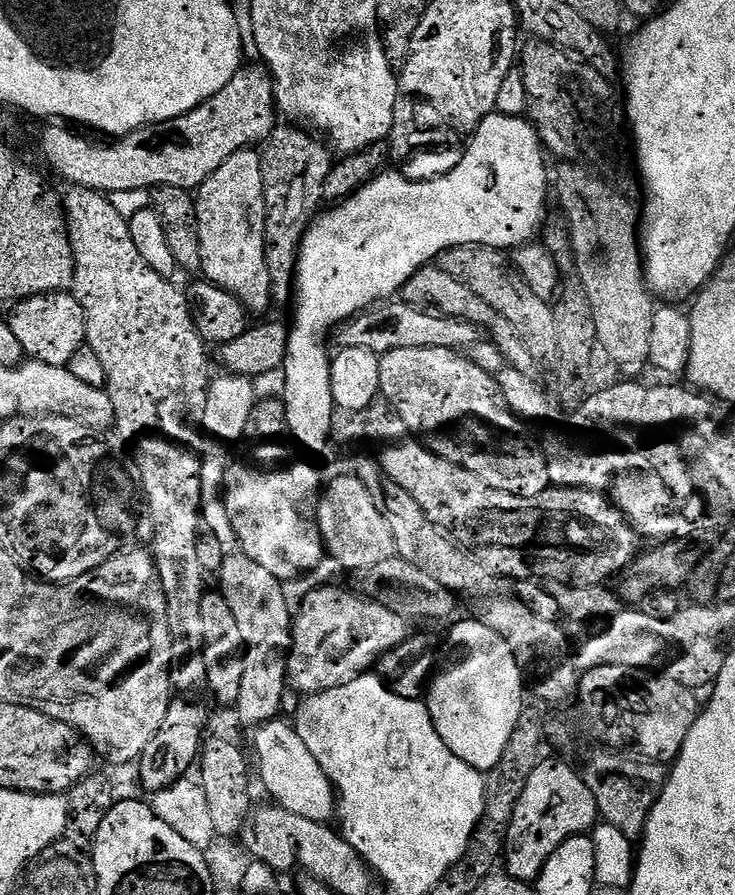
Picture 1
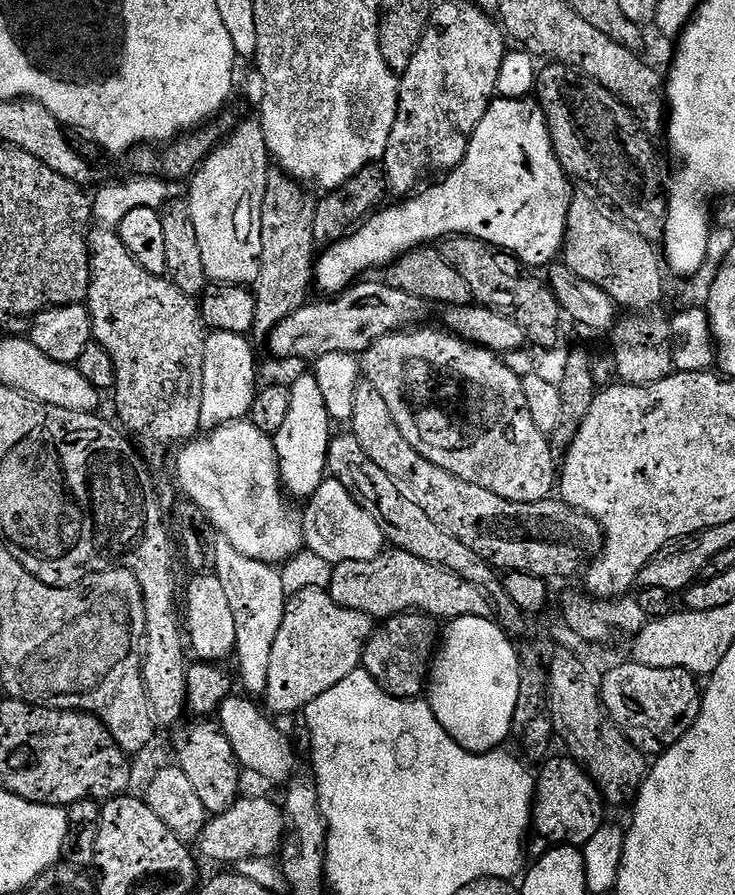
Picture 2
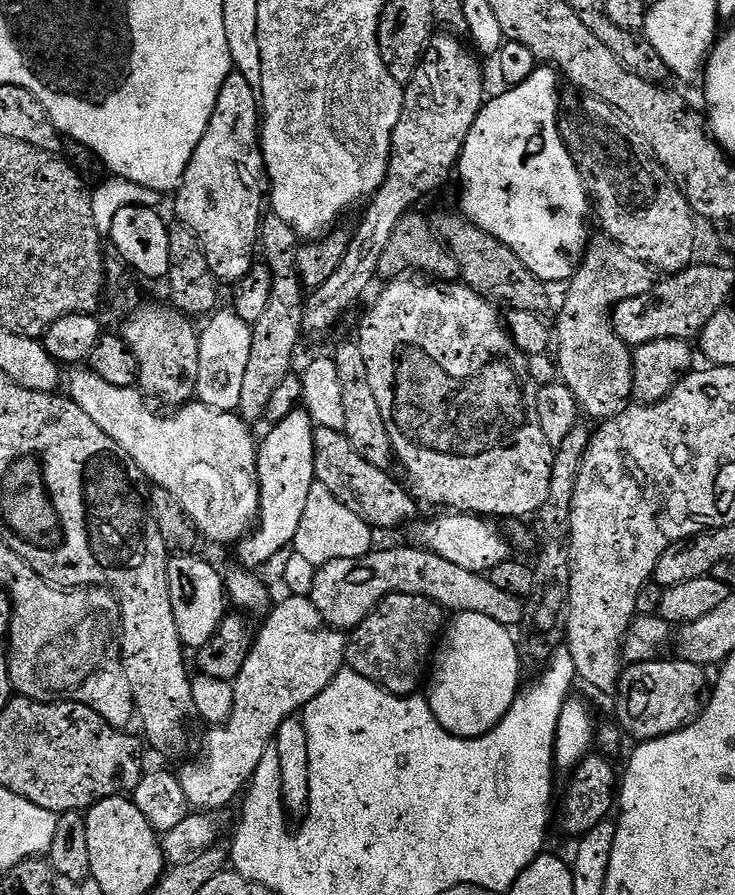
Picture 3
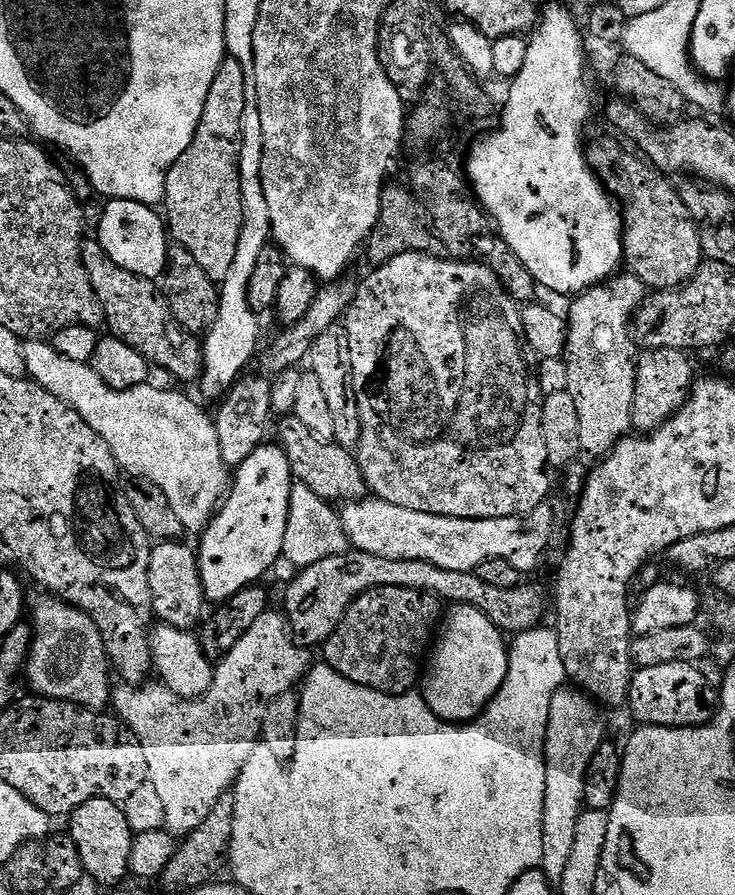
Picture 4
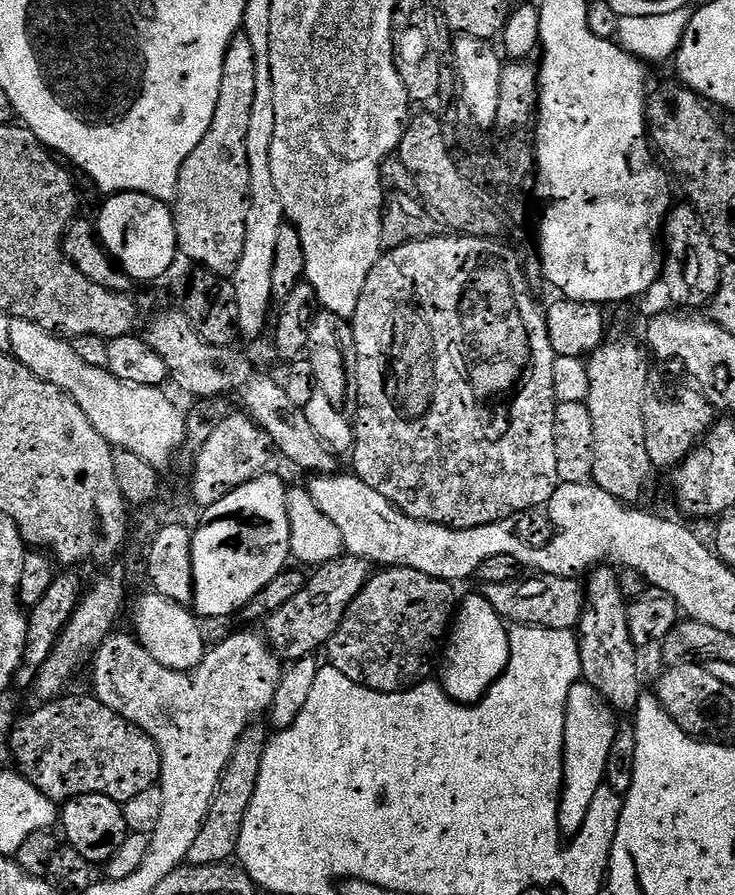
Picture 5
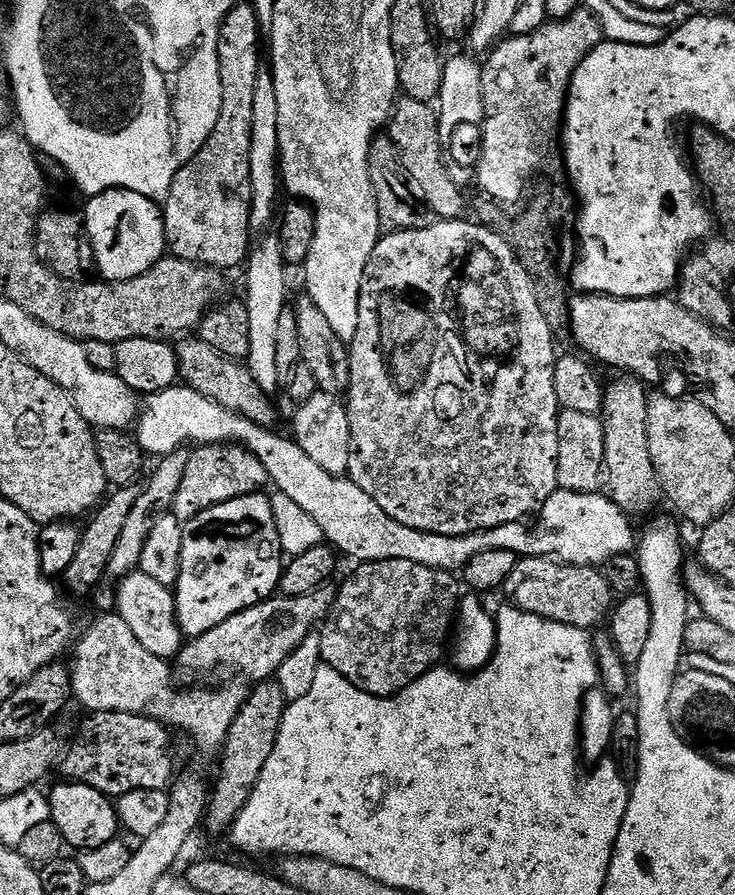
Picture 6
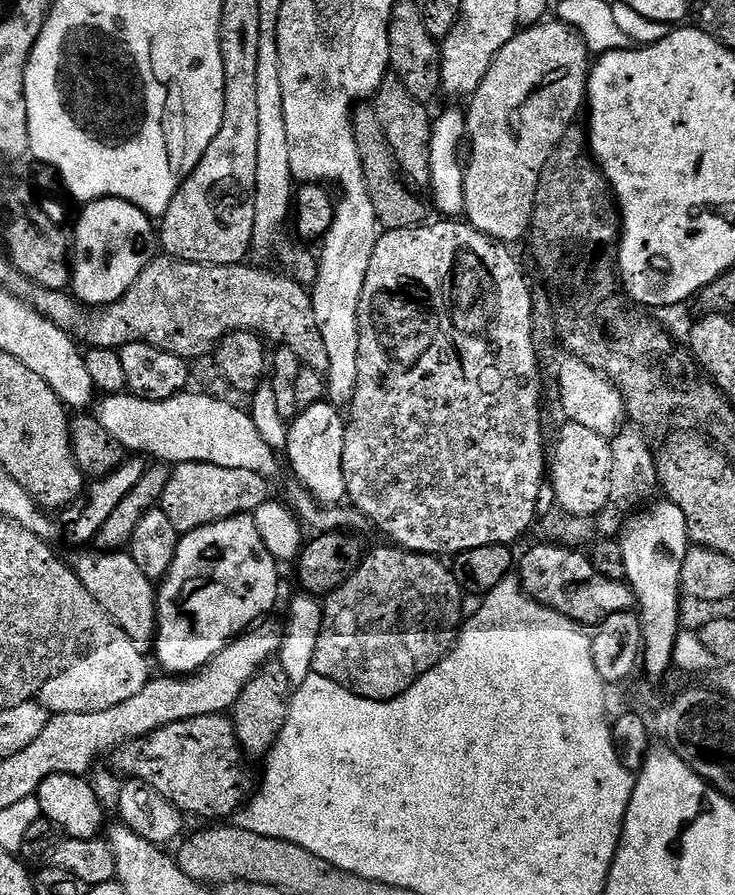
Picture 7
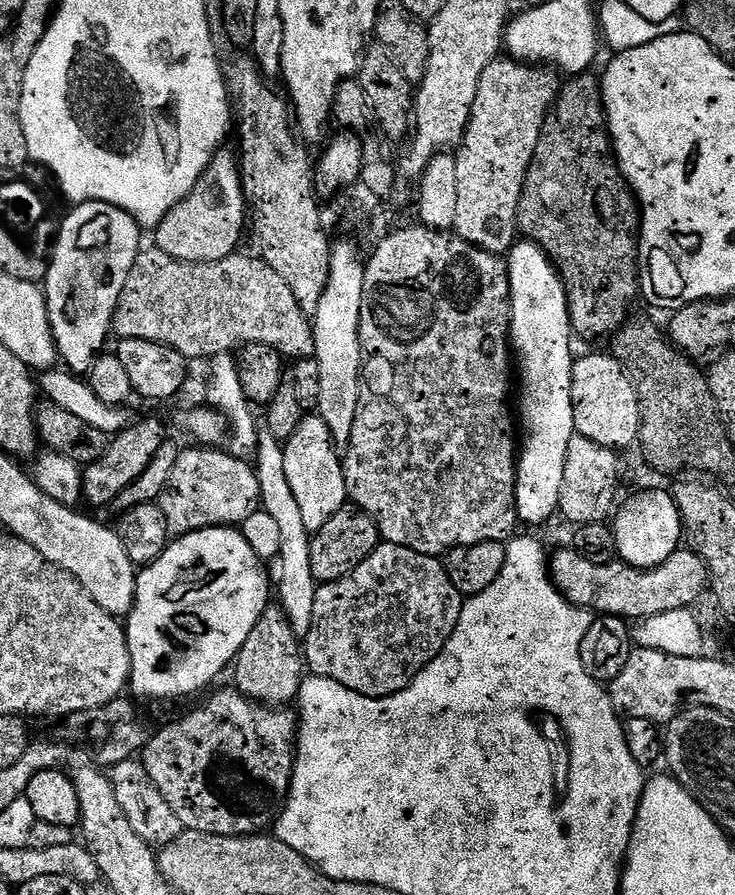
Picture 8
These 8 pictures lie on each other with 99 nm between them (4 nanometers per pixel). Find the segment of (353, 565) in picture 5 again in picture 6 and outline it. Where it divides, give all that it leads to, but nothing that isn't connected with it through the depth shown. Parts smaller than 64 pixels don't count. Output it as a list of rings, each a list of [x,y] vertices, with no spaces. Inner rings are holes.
[[[325,586],[305,596],[281,595],[279,598],[263,600],[261,604],[226,618],[226,622],[218,622],[214,630],[191,637],[181,647],[179,656],[175,657],[175,667],[184,672],[224,672],[227,668],[233,668],[245,676],[245,681],[267,681],[275,677],[282,662],[286,662],[286,658],[290,658],[290,654],[302,646],[302,642],[317,627],[316,623],[327,612],[329,615],[333,611],[336,594],[335,587]]]

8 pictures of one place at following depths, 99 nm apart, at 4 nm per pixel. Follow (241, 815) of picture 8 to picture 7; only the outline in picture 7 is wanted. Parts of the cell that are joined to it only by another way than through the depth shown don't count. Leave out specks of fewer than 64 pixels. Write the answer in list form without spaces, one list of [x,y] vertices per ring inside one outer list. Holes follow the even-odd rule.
[[[227,715],[203,716],[190,718],[186,722],[171,724],[151,732],[142,740],[133,740],[111,753],[112,768],[121,772],[121,777],[133,780],[147,780],[158,794],[162,794],[173,806],[180,809],[181,813],[193,812],[201,816],[204,822],[224,822],[227,818],[235,817],[236,813],[244,807],[248,792],[248,776],[244,773],[246,757],[240,751],[240,743],[236,737],[236,726]]]

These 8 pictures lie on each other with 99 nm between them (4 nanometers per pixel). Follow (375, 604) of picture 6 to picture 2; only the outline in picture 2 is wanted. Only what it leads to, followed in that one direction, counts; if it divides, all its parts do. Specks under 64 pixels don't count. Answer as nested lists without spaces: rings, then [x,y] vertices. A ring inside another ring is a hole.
[[[403,612],[390,616],[373,631],[364,647],[363,671],[374,678],[383,692],[399,700],[414,700],[423,697],[428,683],[432,658],[442,639],[442,628],[436,617],[424,612]]]

